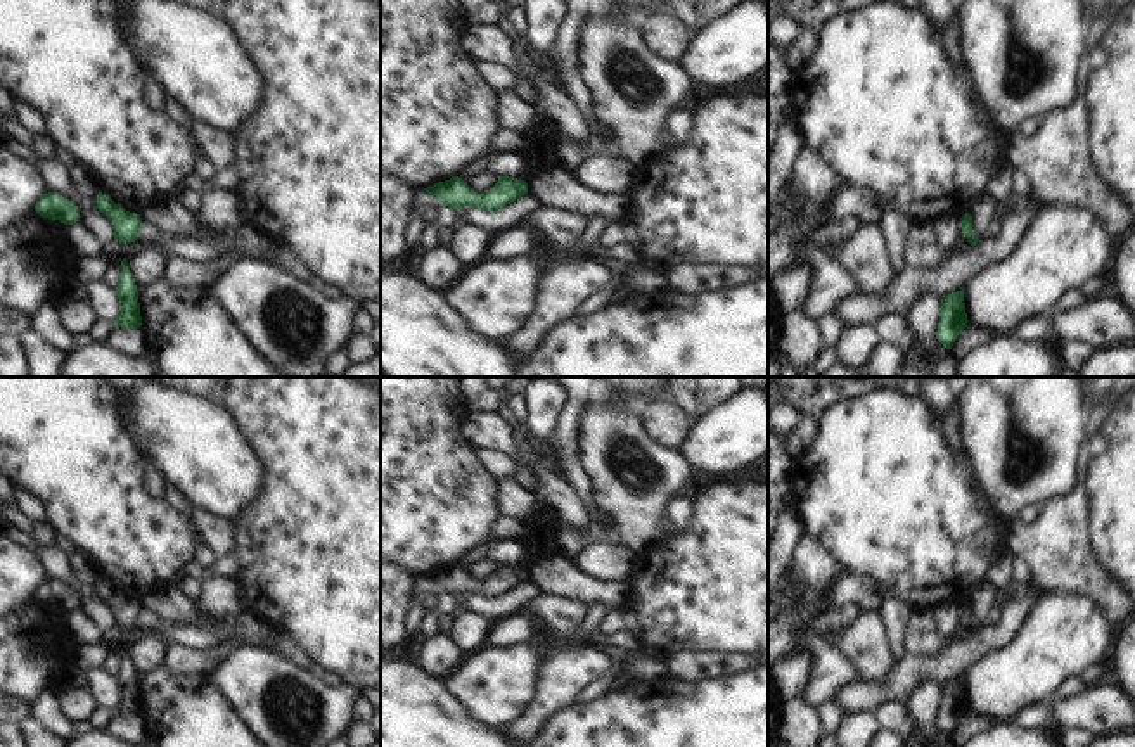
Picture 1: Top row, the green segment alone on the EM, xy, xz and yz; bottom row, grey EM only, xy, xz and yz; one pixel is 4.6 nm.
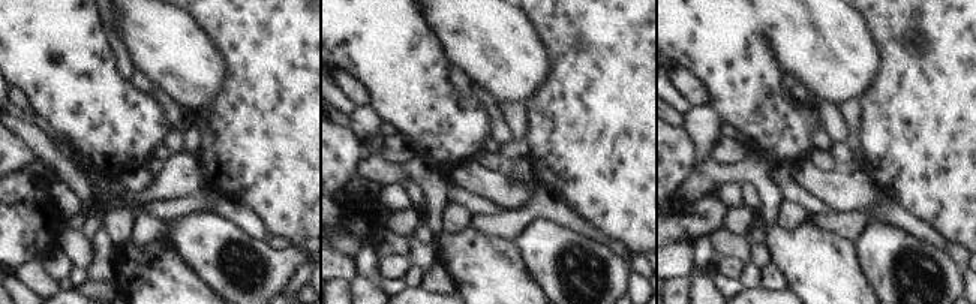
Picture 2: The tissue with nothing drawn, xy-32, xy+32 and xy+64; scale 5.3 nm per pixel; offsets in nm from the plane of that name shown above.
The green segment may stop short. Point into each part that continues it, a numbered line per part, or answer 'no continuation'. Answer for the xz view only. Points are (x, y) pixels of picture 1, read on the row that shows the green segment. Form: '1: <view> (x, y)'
no continuation

